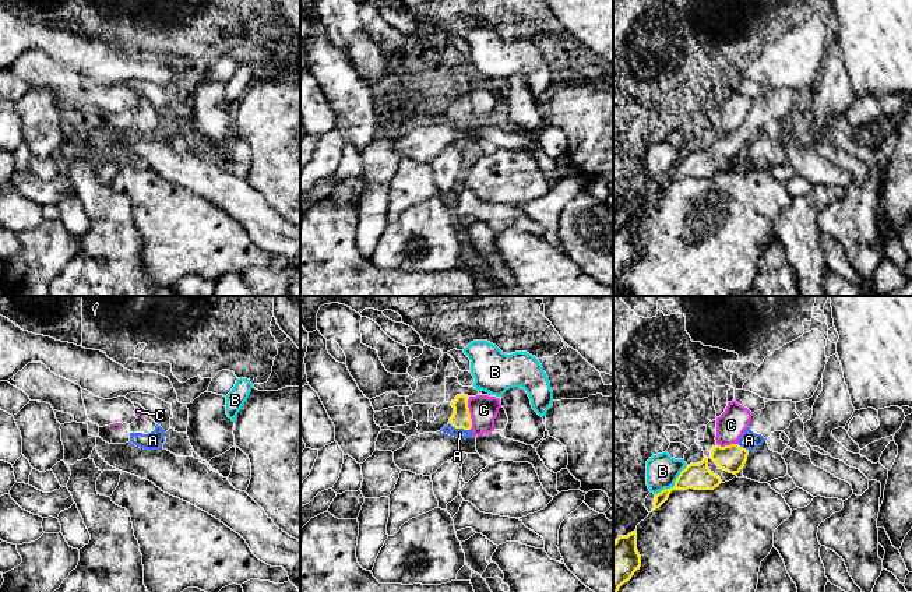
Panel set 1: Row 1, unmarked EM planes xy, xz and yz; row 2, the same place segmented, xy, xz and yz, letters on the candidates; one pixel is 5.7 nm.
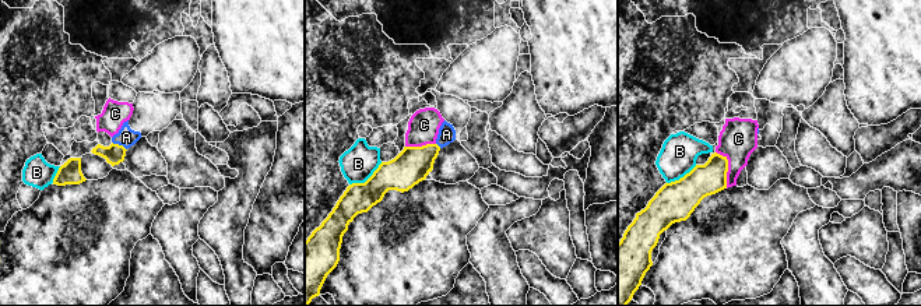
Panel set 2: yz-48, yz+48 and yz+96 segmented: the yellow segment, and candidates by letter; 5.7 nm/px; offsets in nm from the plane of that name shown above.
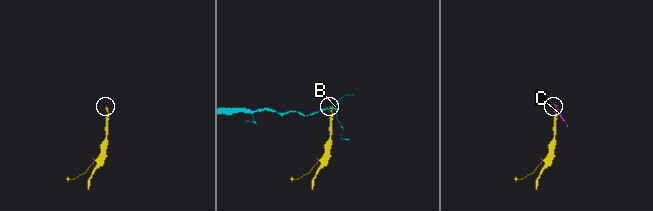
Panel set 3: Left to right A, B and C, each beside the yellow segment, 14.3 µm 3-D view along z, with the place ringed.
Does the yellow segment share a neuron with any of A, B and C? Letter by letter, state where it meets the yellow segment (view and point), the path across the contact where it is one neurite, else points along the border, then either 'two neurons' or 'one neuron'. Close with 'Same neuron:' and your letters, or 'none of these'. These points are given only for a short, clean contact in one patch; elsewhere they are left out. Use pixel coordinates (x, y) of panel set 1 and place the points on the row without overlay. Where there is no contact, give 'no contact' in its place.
A: xz (460, 115) | across xz (461, 105), (460, 115), (460, 120) | one neuron
B: yz (675, 172) | along yz (687, 152), (672, 173), (655, 182) | two neurons
C: xz (469, 101) | two neurons
Same neuron: A

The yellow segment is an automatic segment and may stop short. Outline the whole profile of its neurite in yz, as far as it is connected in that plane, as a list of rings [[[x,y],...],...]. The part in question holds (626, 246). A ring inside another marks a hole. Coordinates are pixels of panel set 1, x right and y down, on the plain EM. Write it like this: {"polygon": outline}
{"polygon": [[[637,218],[627,223],[619,223],[613,230],[613,292],[619,275],[631,267],[641,254],[641,243],[637,237]]]}

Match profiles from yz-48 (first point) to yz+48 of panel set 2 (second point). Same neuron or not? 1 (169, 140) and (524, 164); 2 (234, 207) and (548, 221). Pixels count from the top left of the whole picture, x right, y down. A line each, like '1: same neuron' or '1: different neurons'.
1: different neurons
2: same neuron

